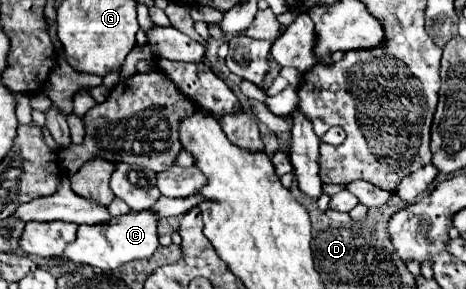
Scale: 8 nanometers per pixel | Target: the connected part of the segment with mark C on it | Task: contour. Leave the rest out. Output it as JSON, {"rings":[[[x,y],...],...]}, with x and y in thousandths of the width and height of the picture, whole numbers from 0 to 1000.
{"rings":[[[281,727],[260,754],[242,754],[238,775],[195,775],[195,782],[178,775],[165,796],[165,837],[157,837],[157,851],[144,851],[139,879],[131,893],[118,893],[118,907],[161,907],[208,920],[221,934],[242,934],[281,900],[324,893],[328,872],[341,858],[337,768],[341,740],[328,727],[303,727],[303,734]]]}

